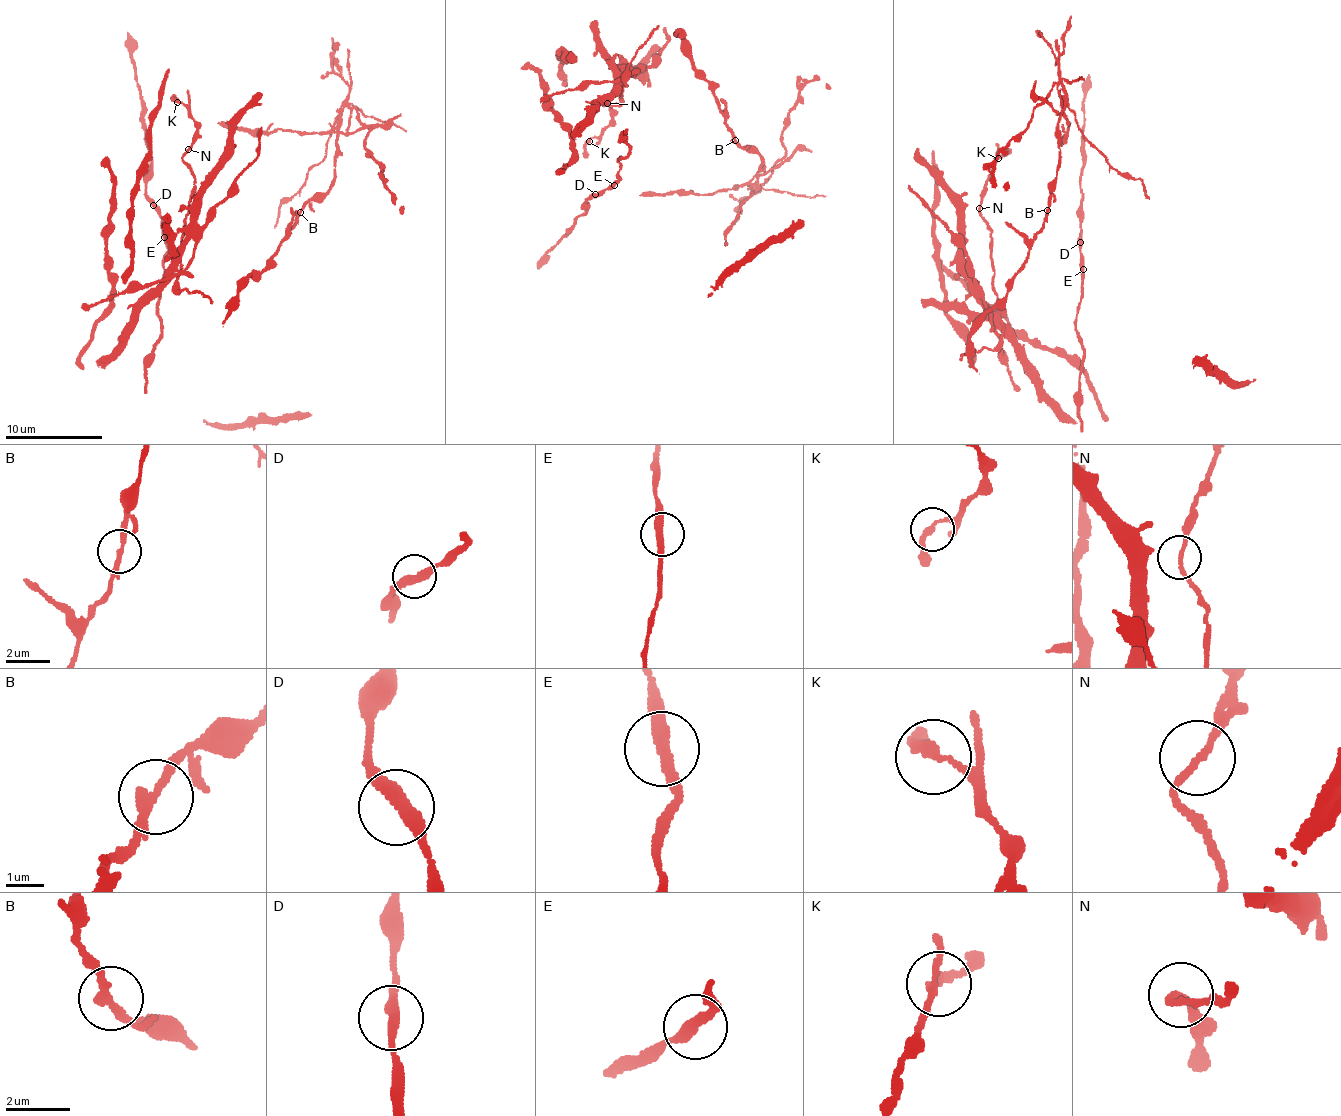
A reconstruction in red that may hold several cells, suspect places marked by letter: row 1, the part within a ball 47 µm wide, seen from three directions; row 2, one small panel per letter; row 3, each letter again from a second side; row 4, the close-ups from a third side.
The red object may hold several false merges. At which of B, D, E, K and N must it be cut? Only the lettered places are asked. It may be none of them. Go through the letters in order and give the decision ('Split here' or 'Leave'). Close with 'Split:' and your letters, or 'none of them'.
B: Split here
D: Leave
E: Leave
K: Leave
N: Leave
Split: B

